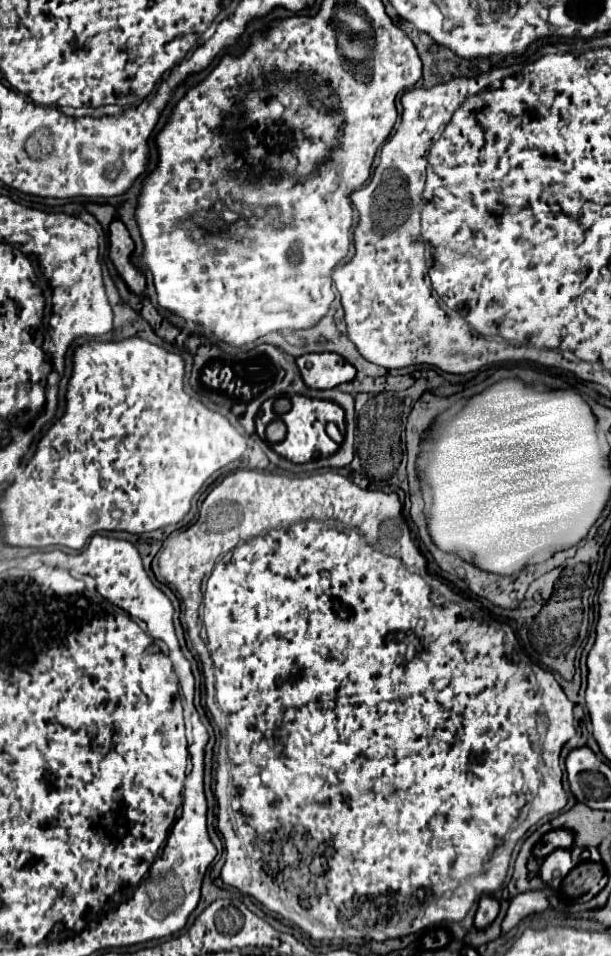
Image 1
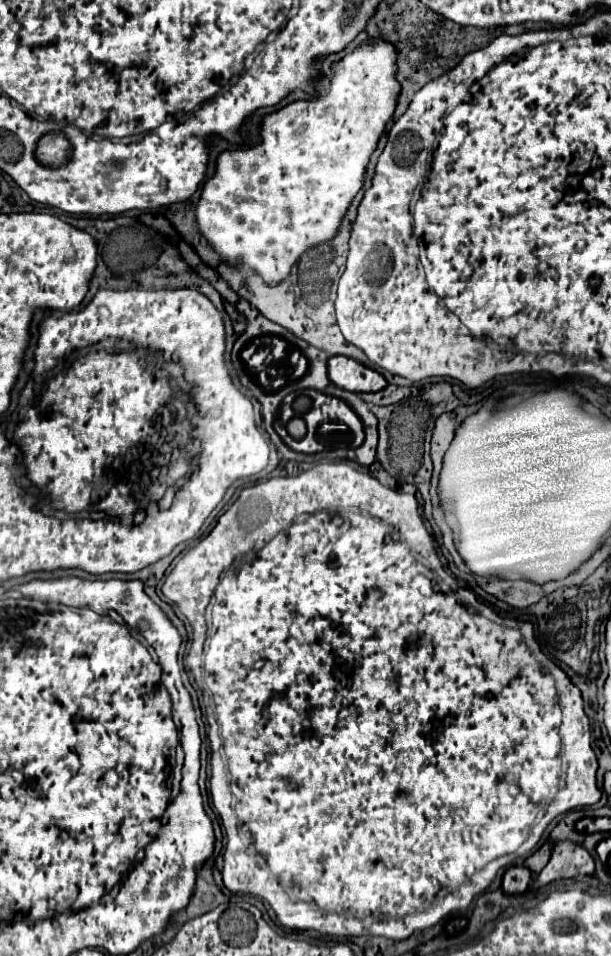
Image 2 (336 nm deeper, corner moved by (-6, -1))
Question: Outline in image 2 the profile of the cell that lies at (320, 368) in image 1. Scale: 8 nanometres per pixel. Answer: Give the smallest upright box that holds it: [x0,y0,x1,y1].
[329,355,387,393]

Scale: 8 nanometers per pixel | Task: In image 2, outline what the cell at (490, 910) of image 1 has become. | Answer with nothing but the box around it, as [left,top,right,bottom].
[503,867,531,893]

